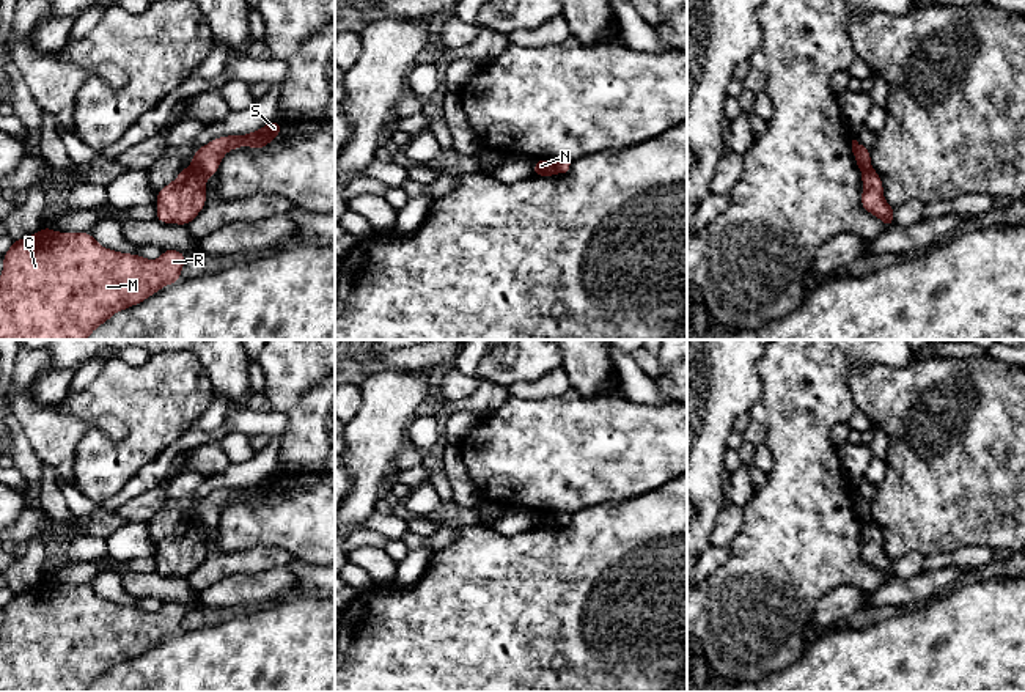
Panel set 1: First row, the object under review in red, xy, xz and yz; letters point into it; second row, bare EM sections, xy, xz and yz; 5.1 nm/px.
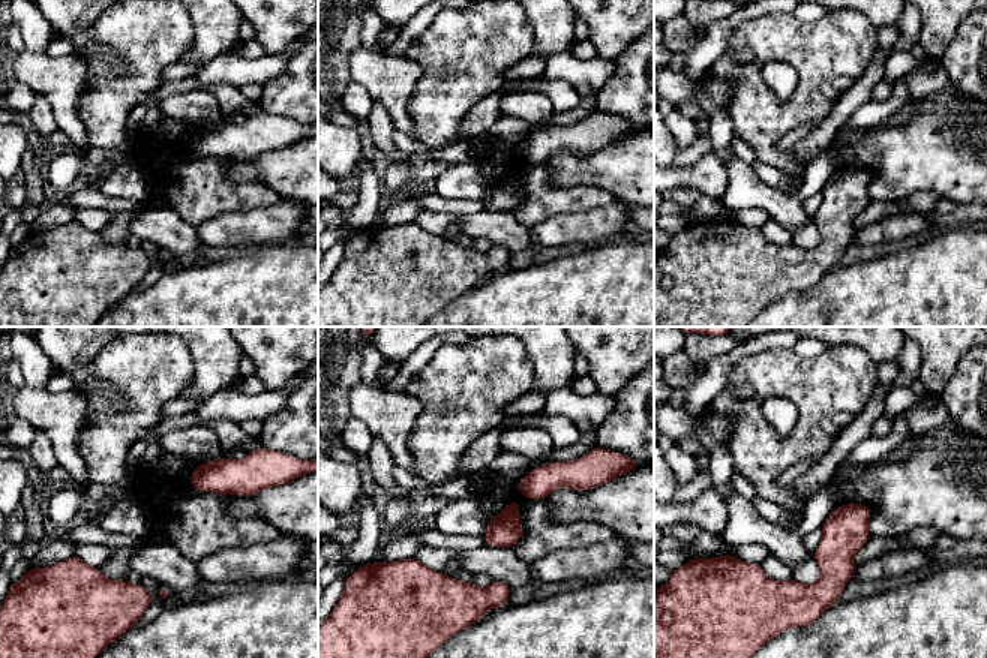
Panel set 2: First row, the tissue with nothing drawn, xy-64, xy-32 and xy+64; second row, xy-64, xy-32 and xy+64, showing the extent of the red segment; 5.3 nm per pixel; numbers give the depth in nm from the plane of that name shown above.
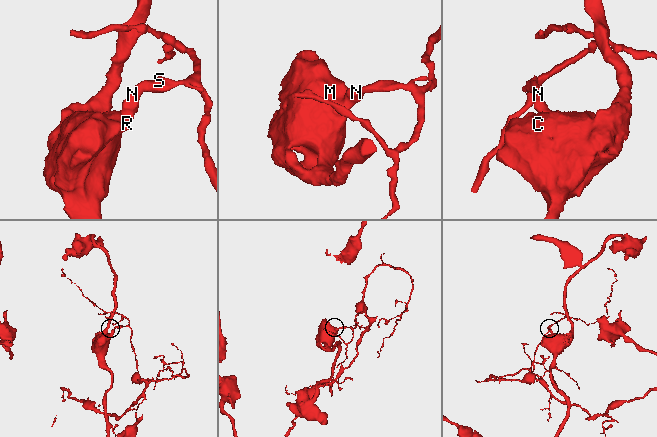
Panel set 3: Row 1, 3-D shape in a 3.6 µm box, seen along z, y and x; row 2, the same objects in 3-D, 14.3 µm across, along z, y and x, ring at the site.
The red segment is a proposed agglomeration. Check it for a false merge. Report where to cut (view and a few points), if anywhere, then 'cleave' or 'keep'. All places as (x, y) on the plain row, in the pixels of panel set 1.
xy (192, 515), (208, 527) | cleave

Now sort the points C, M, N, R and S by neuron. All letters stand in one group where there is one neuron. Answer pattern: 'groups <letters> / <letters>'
groups C M N R / S

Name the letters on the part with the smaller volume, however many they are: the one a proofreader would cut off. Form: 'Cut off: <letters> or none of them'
Cut off: S

